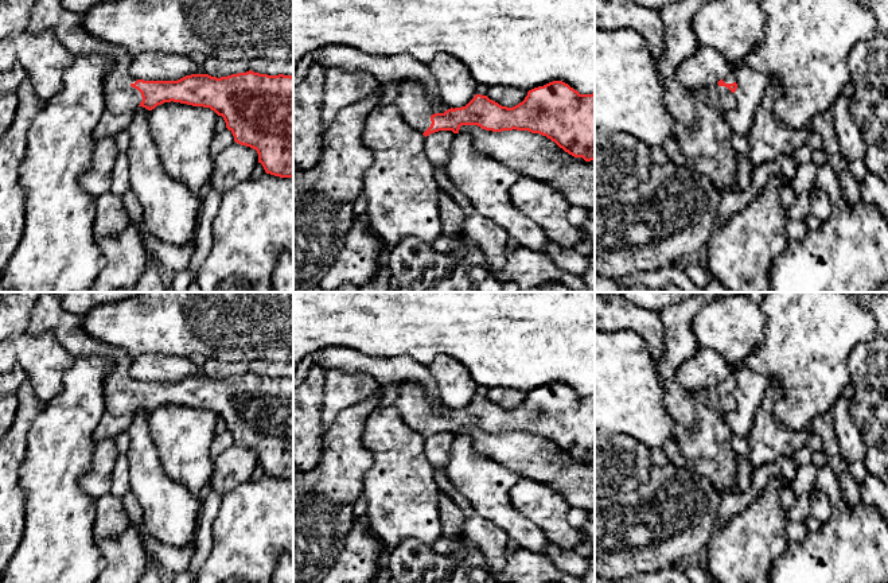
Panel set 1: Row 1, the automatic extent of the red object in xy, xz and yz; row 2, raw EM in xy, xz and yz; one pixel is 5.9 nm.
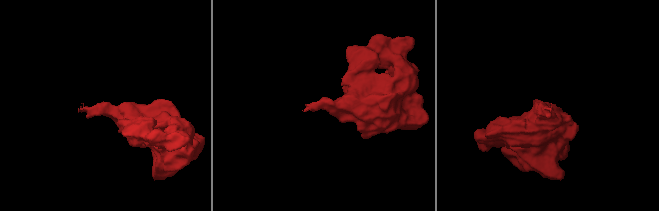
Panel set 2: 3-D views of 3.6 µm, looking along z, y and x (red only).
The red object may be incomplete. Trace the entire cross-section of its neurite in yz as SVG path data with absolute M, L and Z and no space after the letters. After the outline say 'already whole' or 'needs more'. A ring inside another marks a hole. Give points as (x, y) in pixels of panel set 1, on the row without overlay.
M732 366L731 374L720 381L717 385L698 389L696 393L697 400L705 405L721 411L724 415L736 408L736 401L733 395L737 390L736 366Z | needs more

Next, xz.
M390 382L382 385L379 407L394 407L404 421L425 439L439 432L459 435L461 427L478 427L482 431L529 432L540 435L554 443L560 450L585 463L595 462L595 395L580 396L562 382L553 382L527 393L522 404L513 409L502 408L487 397L475 399L461 409L451 409L444 415L436 415L427 392L417 382Z | needs more

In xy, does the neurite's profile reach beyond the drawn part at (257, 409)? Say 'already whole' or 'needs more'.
needs more

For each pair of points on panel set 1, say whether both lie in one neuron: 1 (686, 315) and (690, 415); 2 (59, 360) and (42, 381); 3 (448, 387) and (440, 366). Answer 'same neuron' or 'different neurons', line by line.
1: same neuron
2: same neuron
3: same neuron

